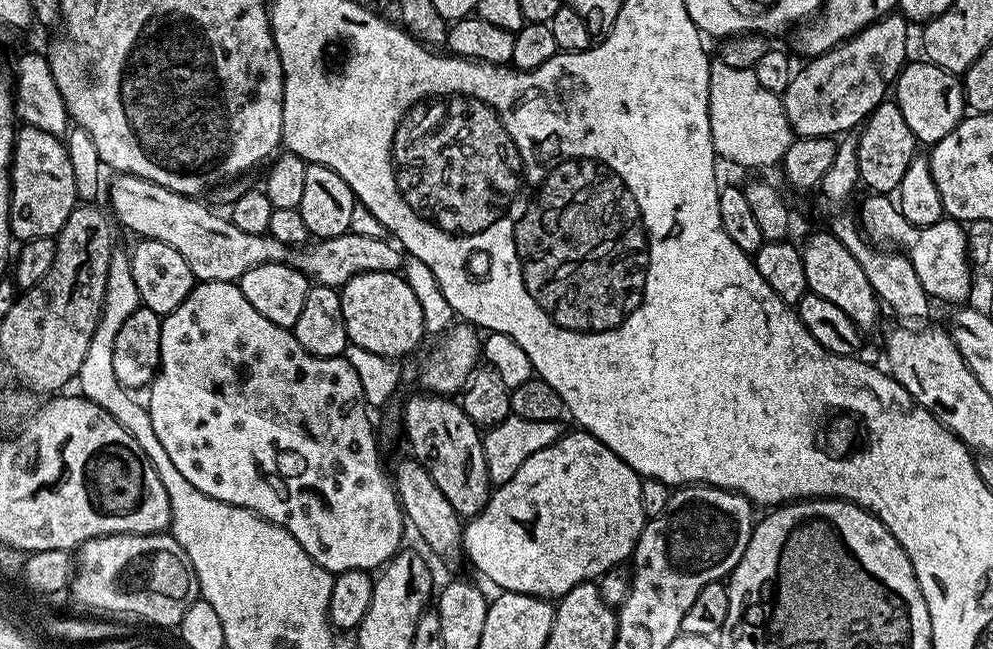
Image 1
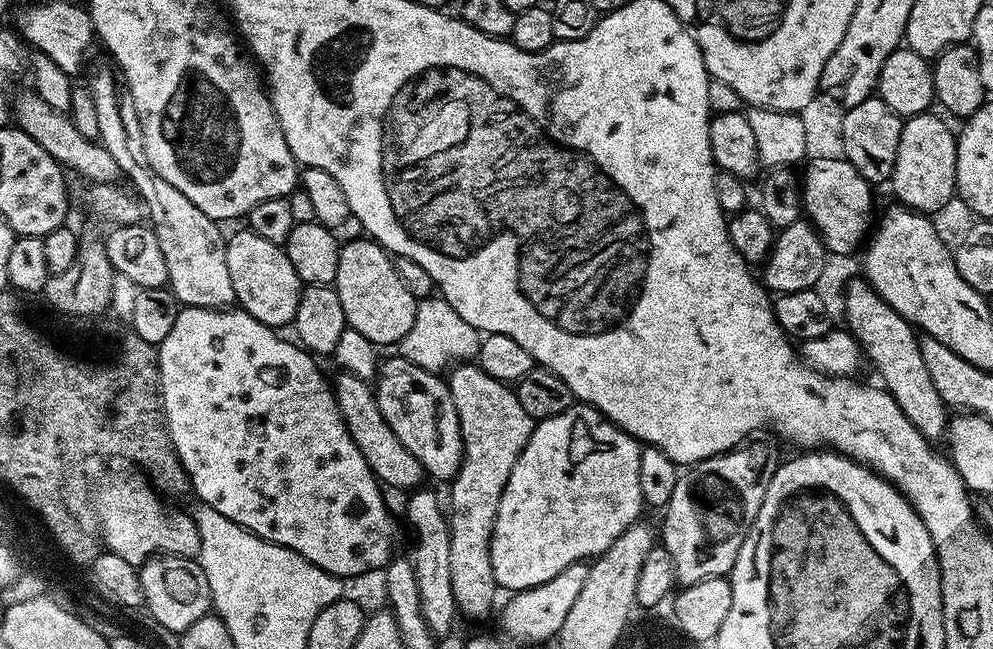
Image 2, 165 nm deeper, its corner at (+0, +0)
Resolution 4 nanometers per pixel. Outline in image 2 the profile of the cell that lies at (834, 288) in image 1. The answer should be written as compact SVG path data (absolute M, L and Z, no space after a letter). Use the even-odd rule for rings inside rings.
M863 278L849 281L845 290L845 312L842 317L847 331L860 344L863 359L876 367L879 383L898 402L902 414L910 418L927 440L936 442L945 435L950 419L949 409L934 390L934 382L922 363L922 350L918 332L902 314L898 314Z

